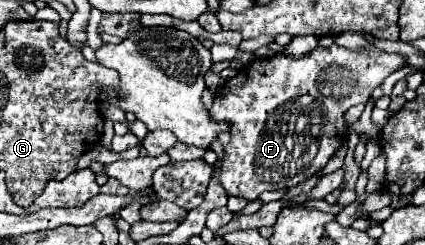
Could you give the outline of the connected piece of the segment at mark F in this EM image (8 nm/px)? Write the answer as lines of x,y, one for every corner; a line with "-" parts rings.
333,43
331,47
313,49
303,59
273,55
269,59
255,59
239,69
233,79
219,87
209,111
213,121
227,123
231,131
231,141
225,147
219,177
227,195
255,201
263,191
285,191
321,171
345,141
345,111
351,105
369,101
373,89
381,85
389,73
401,69
403,65
405,59
401,55
391,55
377,47
369,47
367,51
351,51

